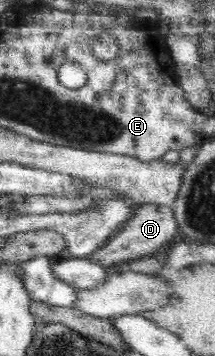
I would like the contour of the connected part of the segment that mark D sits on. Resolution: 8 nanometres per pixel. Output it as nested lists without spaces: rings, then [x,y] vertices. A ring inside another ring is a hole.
[[[142,204],[138,205],[134,216],[108,240],[106,246],[88,254],[88,261],[103,267],[118,265],[146,255],[156,254],[171,244],[171,239],[179,233],[178,223],[170,205]]]

